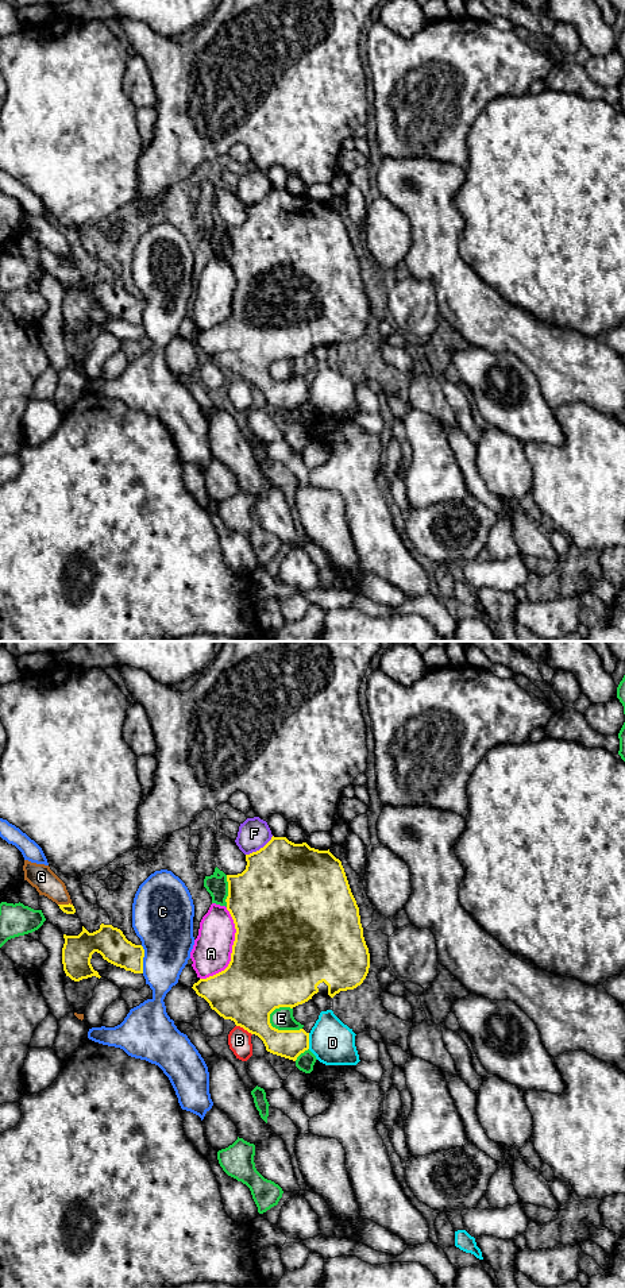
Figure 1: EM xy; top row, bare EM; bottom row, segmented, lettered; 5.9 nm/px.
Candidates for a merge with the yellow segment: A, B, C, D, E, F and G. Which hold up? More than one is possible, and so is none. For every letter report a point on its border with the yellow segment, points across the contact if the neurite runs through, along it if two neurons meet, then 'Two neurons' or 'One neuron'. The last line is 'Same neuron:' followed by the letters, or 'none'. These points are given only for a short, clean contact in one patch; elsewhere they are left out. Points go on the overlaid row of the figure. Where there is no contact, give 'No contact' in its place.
A: Touches yellow at xy (232, 951). Two neurons
B: Touches yellow at xy (245, 1029). Two neurons
C: Touches yellow at xy (142, 959). Two neurons
D: Touches yellow at xy (308, 1041). Two neurons
E: Touches yellow at xy (281, 1030). Two neurons
F: Touches yellow at xy (261, 848). Two neurons
G: Touches yellow at xy (65, 905). Two neurons
Same neuron: none

